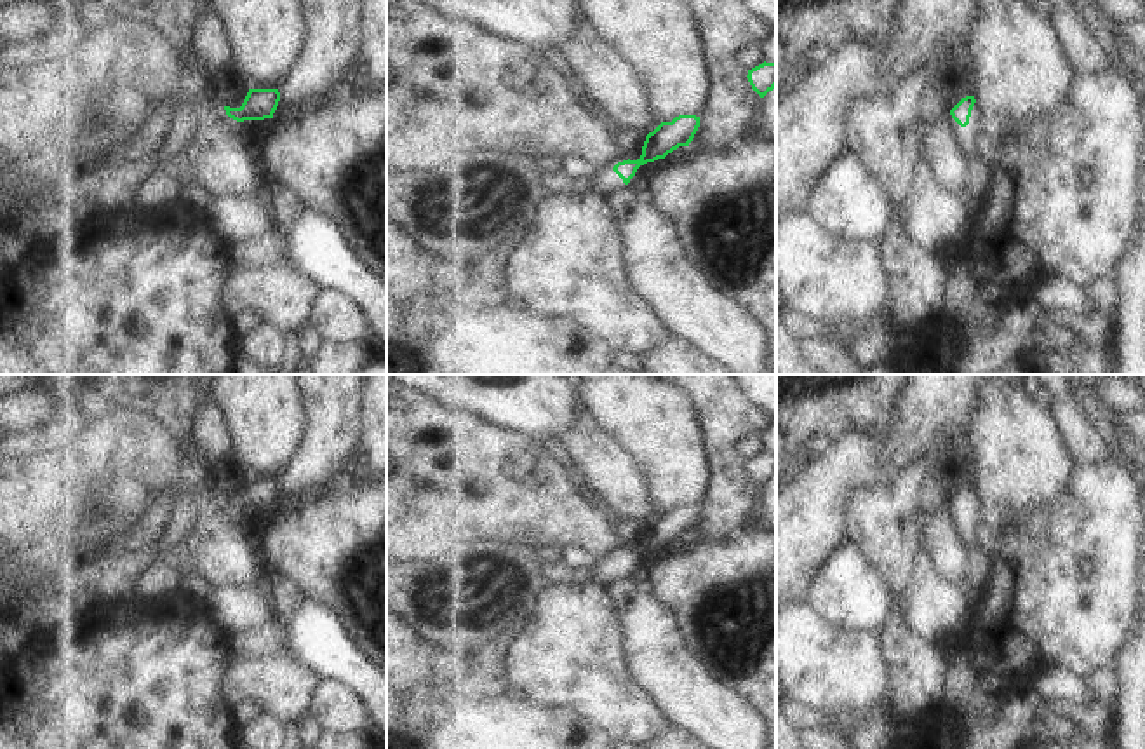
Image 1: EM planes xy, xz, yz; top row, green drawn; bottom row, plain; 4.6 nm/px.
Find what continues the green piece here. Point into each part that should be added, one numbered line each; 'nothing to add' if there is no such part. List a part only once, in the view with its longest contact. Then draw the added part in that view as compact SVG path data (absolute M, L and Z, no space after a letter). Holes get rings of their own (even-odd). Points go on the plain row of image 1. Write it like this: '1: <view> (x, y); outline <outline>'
1: yz (968, 533); outline M974 493L969 507L969 514L964 517L964 526L961 530L961 540L966 543L968 550L974 550L978 547L976 542L976 523L981 517L981 500Z

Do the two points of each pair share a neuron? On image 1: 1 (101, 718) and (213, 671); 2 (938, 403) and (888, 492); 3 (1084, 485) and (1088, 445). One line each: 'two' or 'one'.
1: one
2: two
3: two

